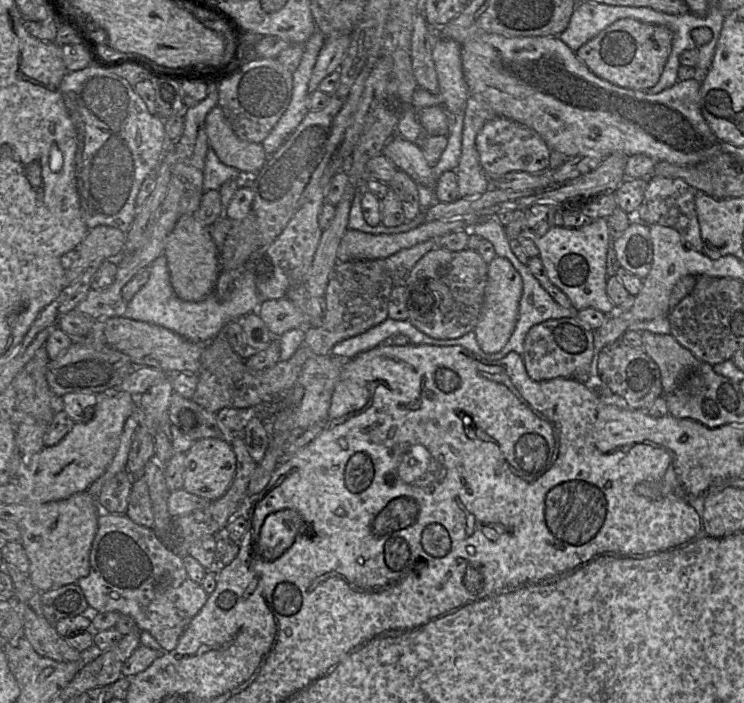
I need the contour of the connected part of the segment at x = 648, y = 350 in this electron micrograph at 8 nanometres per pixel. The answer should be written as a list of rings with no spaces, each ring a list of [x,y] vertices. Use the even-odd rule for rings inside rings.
[[[640,333],[643,350],[659,368],[662,395],[673,392],[700,365],[701,362],[672,334]]]

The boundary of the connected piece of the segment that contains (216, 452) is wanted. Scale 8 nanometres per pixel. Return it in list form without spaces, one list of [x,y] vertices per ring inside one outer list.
[[[203,438],[186,452],[183,488],[189,493],[214,501],[223,496],[236,473],[236,454],[225,438]]]

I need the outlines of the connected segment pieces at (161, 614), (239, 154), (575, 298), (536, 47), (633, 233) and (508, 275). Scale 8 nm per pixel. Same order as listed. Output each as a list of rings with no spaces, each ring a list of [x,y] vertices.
[[[100,512],[90,551],[90,572],[76,582],[90,607],[132,617],[165,651],[172,651],[180,636],[205,604],[208,594],[192,581],[182,558],[169,550],[152,528],[133,522],[126,514]]]
[[[218,105],[207,114],[205,131],[209,147],[220,161],[237,169],[244,177],[257,175],[267,160],[262,144],[239,138]]]
[[[598,218],[578,228],[555,226],[544,235],[524,229],[517,238],[527,238],[534,242],[549,280],[565,293],[574,309],[594,308],[605,315],[615,312],[616,307],[606,292],[609,240],[606,218]]]
[[[488,33],[461,45],[461,62],[470,96],[488,106],[498,117],[528,127],[544,140],[551,150],[575,156],[643,154],[657,162],[694,165],[718,150],[716,138],[700,109],[702,78],[677,81],[658,94],[621,88],[594,75],[558,36],[506,37]]]
[[[631,216],[628,228],[615,239],[614,250],[620,267],[644,279],[651,269],[653,260],[649,225]]]
[[[496,255],[488,263],[482,312],[473,330],[478,345],[486,354],[499,352],[510,339],[517,322],[522,291],[523,281],[519,272],[508,259]]]

